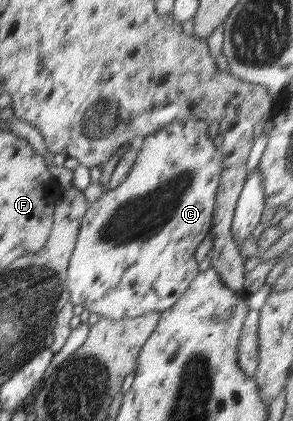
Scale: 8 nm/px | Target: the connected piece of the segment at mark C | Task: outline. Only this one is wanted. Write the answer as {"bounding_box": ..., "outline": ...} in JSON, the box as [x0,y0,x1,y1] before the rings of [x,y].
{"bounding_box":[66,119,223,319],"outline":[[[179,119],[171,124],[162,127],[158,132],[144,137],[143,145],[139,150],[134,166],[130,169],[128,176],[112,190],[107,189],[94,202],[89,203],[88,210],[81,220],[81,227],[77,241],[67,268],[66,286],[68,300],[72,304],[83,306],[89,313],[96,313],[100,317],[110,319],[132,319],[144,314],[159,311],[161,314],[174,306],[175,302],[182,296],[182,293],[190,286],[194,277],[200,272],[198,262],[194,258],[198,244],[212,228],[212,215],[216,204],[216,191],[218,190],[221,177],[223,159],[222,151],[216,151],[213,140],[207,135],[208,123],[202,119]]]}

